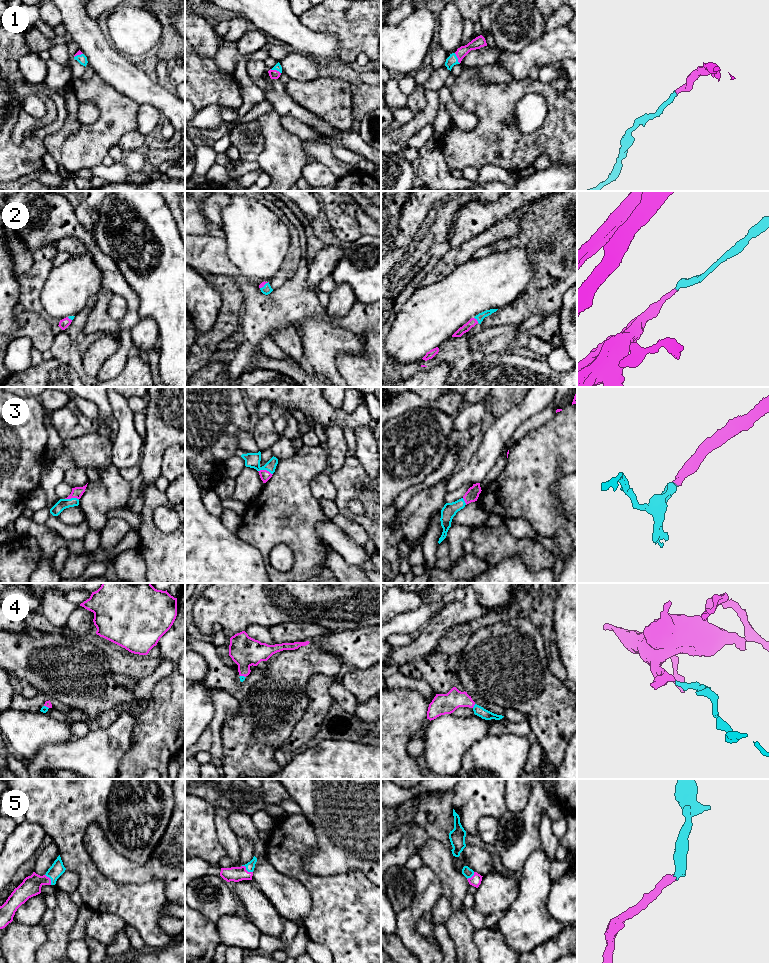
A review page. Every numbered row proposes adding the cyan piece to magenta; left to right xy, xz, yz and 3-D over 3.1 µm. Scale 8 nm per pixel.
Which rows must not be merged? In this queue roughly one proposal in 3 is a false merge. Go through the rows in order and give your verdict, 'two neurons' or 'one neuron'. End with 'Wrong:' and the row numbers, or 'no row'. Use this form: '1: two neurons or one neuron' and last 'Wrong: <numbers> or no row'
1: one neuron
2: one neuron
3: one neuron
4: one neuron
5: one neuron
Wrong: no row

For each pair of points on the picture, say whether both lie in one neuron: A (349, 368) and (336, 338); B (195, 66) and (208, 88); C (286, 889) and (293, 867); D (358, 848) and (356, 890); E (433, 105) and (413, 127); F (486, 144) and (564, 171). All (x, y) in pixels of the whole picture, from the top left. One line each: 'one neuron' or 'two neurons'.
A: two neurons
B: one neuron
C: two neurons
D: two neurons
E: one neuron
F: two neurons

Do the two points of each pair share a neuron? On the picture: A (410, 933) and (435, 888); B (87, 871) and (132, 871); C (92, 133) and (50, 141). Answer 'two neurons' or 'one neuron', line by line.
A: one neuron
B: two neurons
C: two neurons

